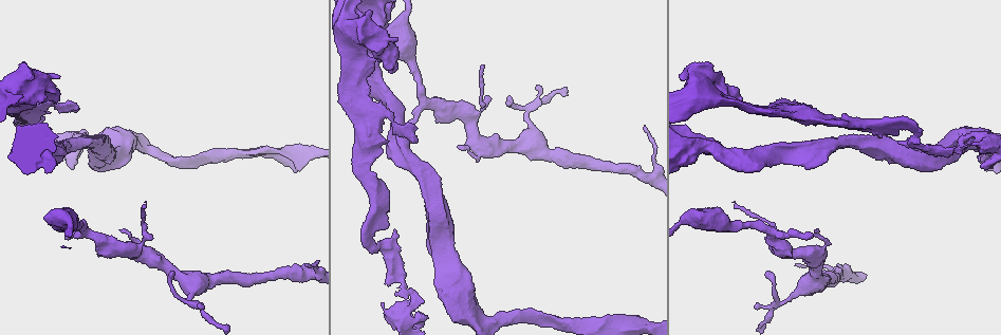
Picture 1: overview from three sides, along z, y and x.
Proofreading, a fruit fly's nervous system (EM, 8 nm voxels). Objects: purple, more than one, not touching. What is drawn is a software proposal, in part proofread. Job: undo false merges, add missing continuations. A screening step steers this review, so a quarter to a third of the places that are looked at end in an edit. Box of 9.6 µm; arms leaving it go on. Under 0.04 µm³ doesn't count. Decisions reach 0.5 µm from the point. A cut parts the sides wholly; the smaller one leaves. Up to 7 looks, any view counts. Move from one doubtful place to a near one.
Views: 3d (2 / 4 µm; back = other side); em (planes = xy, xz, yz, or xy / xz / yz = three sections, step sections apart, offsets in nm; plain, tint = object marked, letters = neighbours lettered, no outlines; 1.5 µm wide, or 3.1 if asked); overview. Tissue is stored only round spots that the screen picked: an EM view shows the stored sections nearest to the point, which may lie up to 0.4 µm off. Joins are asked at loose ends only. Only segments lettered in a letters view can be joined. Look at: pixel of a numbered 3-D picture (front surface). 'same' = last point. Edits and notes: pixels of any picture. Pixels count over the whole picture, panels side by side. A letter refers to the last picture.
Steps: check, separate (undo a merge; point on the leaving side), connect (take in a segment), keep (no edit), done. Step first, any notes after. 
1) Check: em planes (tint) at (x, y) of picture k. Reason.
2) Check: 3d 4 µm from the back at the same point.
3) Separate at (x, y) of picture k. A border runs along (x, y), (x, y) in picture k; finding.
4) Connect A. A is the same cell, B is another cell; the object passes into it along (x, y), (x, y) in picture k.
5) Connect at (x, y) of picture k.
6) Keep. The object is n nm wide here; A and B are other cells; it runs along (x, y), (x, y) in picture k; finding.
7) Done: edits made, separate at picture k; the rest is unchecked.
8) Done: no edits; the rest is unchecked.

Check: 3d 4 µm at (797, 264) of picture 1. An open end.

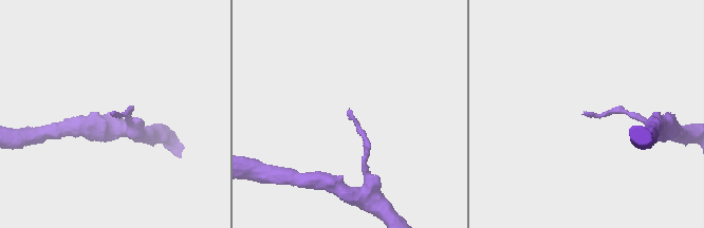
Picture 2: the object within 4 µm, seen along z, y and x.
Check: em planes (letters) at (582, 114) of picture 2. Now the EM.

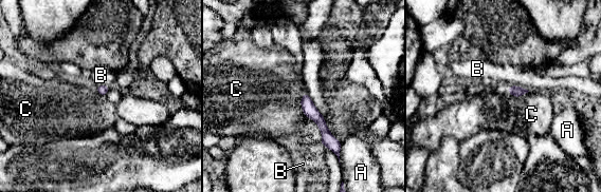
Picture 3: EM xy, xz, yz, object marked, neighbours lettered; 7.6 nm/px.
Keep. A, B and C are other cells; a border runs along (302, 93), (301, 108), (307, 117) in picture 3; none of them fits.

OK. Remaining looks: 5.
Check: em planes (letters) at (191, 166) of picture 1. Thin neck.

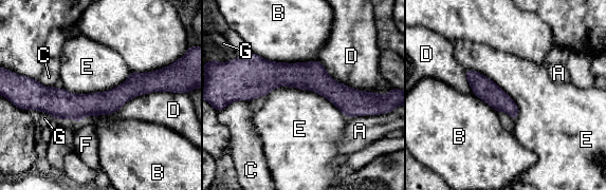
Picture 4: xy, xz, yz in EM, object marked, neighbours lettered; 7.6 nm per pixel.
Keep. The object is 110 nm wide here; A, B, C, D, E, F and G are other cells; all the same neuron.

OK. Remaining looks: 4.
Check: em planes (letters) at (387, 227) of picture 1. Branch stops here.

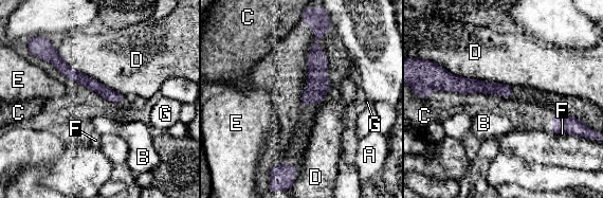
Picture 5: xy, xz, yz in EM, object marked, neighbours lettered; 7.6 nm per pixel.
Keep. A, B, C, D, E, F and G are other cells; a border runs along (441, 66), (454, 74), (510, 86) in picture 5; no lettered segment goes on from it.

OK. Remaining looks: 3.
Done: no edits; the rest is unchecked.

